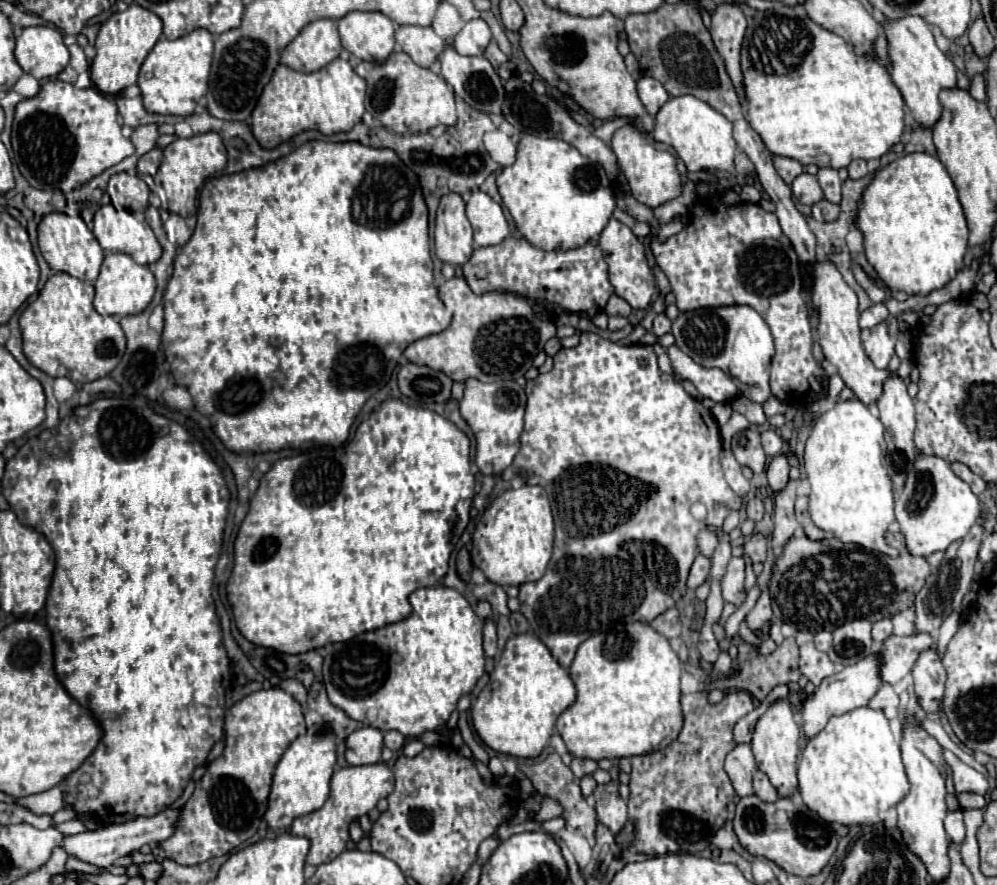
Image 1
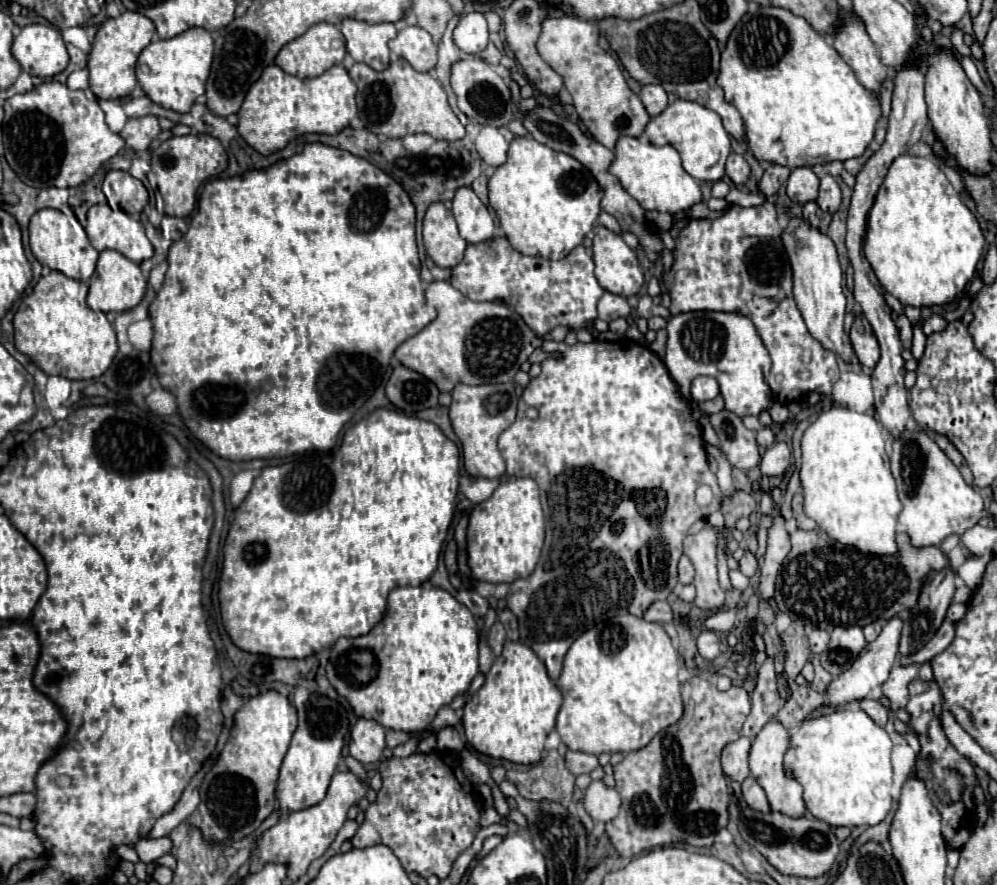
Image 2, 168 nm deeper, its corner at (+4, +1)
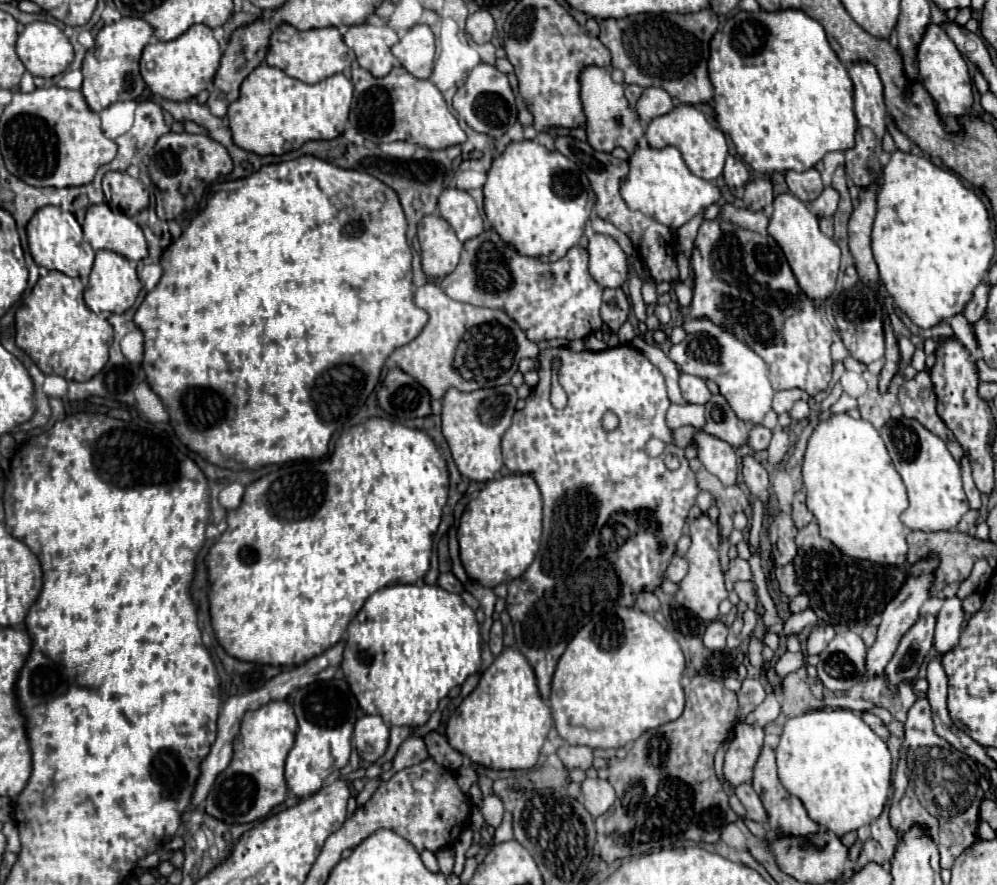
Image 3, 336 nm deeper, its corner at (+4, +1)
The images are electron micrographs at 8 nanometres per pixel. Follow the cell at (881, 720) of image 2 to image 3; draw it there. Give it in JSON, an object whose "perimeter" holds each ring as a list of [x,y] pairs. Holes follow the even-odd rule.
{"perimeter":[[[866,711],[866,713],[862,713],[862,719],[864,719],[864,721],[870,725],[870,729],[872,729],[874,733],[878,733],[884,741],[888,739],[888,729],[886,729],[886,725],[882,723],[880,717],[876,717],[874,713],[868,713],[868,711]]]}

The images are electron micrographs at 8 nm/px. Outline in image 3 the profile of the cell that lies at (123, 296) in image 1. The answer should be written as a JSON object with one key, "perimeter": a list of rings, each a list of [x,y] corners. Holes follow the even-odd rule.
{"perimeter":[[[98,251],[92,273],[90,273],[90,283],[84,291],[84,301],[94,313],[104,313],[104,311],[124,313],[126,309],[134,305],[140,289],[142,289],[142,283],[138,281],[136,265],[132,261],[128,261],[126,257],[114,251]]]}

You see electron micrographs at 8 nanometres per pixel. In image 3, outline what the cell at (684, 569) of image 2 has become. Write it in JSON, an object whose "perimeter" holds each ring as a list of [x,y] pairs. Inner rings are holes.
{"perimeter":[[[676,555],[674,561],[670,561],[670,565],[668,565],[668,571],[666,571],[668,579],[674,583],[680,583],[686,577],[686,573],[688,573],[688,561],[684,557]]]}

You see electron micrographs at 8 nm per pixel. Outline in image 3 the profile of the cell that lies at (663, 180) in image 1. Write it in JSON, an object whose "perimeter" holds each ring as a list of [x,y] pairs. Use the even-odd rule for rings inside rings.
{"perimeter":[[[638,145],[636,151],[630,155],[628,163],[630,163],[630,171],[620,185],[620,193],[626,205],[630,205],[630,209],[638,209],[646,213],[648,217],[654,217],[658,223],[670,229],[682,227],[702,207],[716,203],[720,197],[716,185],[690,173],[676,147],[668,145],[662,149],[654,149],[648,145]]]}

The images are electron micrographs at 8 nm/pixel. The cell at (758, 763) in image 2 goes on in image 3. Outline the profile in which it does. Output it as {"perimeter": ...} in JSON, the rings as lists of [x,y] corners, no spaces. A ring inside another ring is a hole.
{"perimeter":[[[770,747],[762,749],[762,753],[760,753],[760,757],[758,757],[756,765],[754,765],[752,785],[754,785],[754,791],[762,797],[762,803],[766,805],[766,813],[770,817],[768,823],[770,823],[770,829],[774,833],[798,833],[798,835],[806,835],[806,833],[816,833],[820,829],[818,823],[814,823],[808,817],[802,801],[796,795],[788,793],[782,787],[782,783],[778,781],[778,775],[776,775],[776,751],[774,749],[770,749]]]}

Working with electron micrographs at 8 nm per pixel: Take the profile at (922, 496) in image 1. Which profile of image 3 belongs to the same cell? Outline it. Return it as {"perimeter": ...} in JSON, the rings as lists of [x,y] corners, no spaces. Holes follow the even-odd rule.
{"perimeter":[[[906,417],[890,419],[882,427],[880,435],[886,443],[896,471],[906,485],[910,499],[910,507],[900,515],[900,521],[910,529],[918,529],[924,533],[952,531],[970,507],[962,489],[960,467],[946,449],[946,443],[934,433],[930,433],[926,427],[922,427],[918,421]]]}

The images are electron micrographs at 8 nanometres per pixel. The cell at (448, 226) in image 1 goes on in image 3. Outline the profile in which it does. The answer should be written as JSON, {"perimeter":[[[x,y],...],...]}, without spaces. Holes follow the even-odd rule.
{"perimeter":[[[432,213],[418,223],[418,241],[422,247],[422,269],[428,277],[446,277],[460,261],[462,243],[444,217]]]}

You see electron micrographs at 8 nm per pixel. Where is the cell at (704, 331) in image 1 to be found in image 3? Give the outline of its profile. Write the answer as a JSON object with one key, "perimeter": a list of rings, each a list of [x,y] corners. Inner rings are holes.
{"perimeter":[[[706,317],[684,321],[682,329],[686,331],[686,337],[682,343],[670,347],[668,357],[680,367],[682,373],[714,381],[720,387],[720,395],[726,397],[738,419],[758,425],[772,409],[774,395],[764,359],[756,355],[746,343],[742,343],[734,333],[726,331],[724,327],[712,323]]]}

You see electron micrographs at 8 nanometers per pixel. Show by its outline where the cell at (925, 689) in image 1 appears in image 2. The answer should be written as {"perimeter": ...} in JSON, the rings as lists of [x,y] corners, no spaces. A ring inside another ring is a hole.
{"perimeter":[[[912,681],[910,683],[910,701],[906,705],[906,711],[910,715],[908,727],[918,735],[920,739],[920,753],[916,755],[914,773],[920,781],[924,781],[930,801],[938,805],[938,811],[942,813],[942,837],[948,845],[948,849],[962,849],[962,845],[968,841],[974,825],[976,825],[976,807],[974,807],[974,787],[976,787],[976,773],[974,765],[962,757],[946,739],[942,727],[940,727],[940,711],[942,711],[942,697],[940,689],[934,681]]]}

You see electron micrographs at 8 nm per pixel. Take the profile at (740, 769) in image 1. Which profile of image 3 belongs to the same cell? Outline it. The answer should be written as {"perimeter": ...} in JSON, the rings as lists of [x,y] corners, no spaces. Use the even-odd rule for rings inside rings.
{"perimeter":[[[746,723],[736,725],[734,739],[728,745],[724,759],[724,777],[730,785],[740,785],[752,779],[752,767],[764,745],[762,727],[752,727]]]}

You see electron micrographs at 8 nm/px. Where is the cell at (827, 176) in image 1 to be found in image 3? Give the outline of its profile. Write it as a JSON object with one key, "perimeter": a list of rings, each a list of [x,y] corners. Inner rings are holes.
{"perimeter":[[[826,187],[826,189],[810,203],[810,207],[812,207],[812,213],[814,213],[816,217],[832,217],[834,211],[836,211],[836,207],[838,207],[838,201],[840,201],[838,191],[836,191],[834,187]]]}

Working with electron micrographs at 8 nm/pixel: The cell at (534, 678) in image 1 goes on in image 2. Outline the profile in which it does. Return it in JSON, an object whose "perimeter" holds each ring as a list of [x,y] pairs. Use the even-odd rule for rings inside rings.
{"perimeter":[[[506,641],[502,655],[486,673],[484,685],[464,705],[462,727],[468,743],[482,755],[520,765],[538,763],[546,735],[554,729],[562,705],[560,689],[550,681],[544,663],[524,643]]]}

